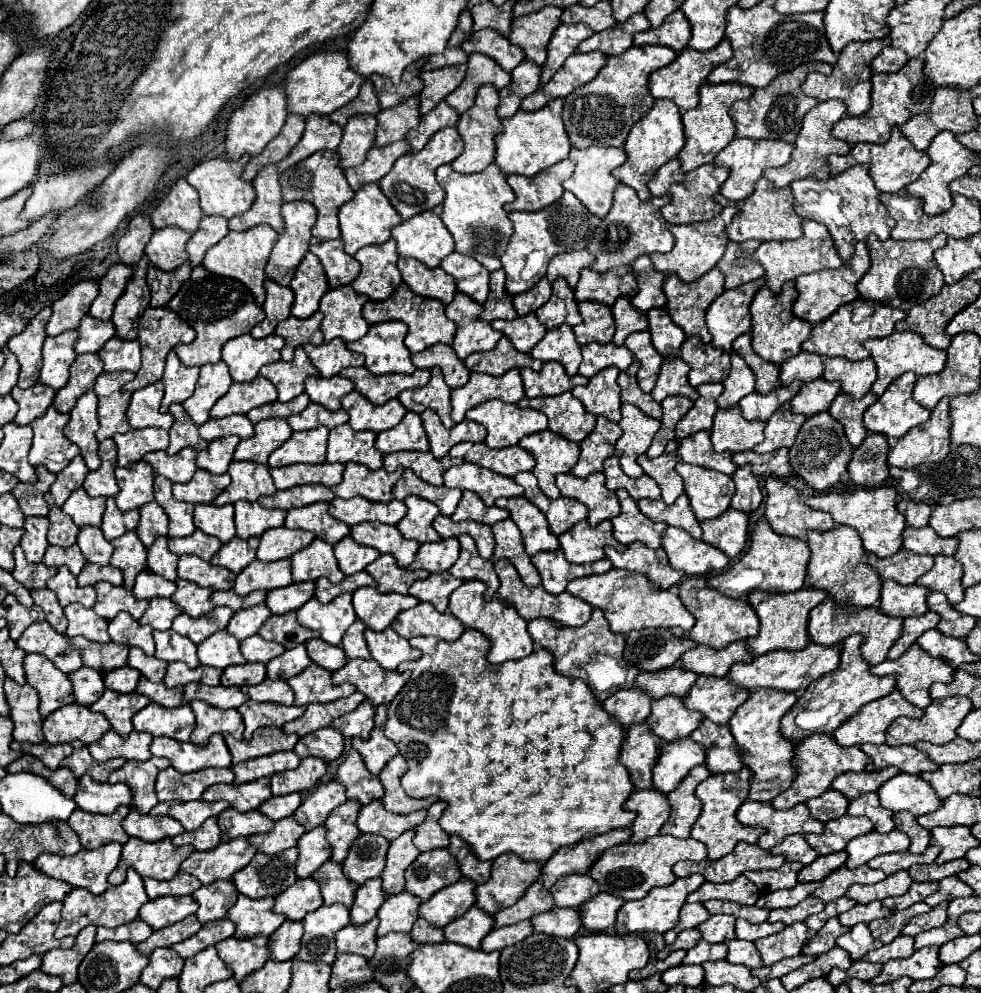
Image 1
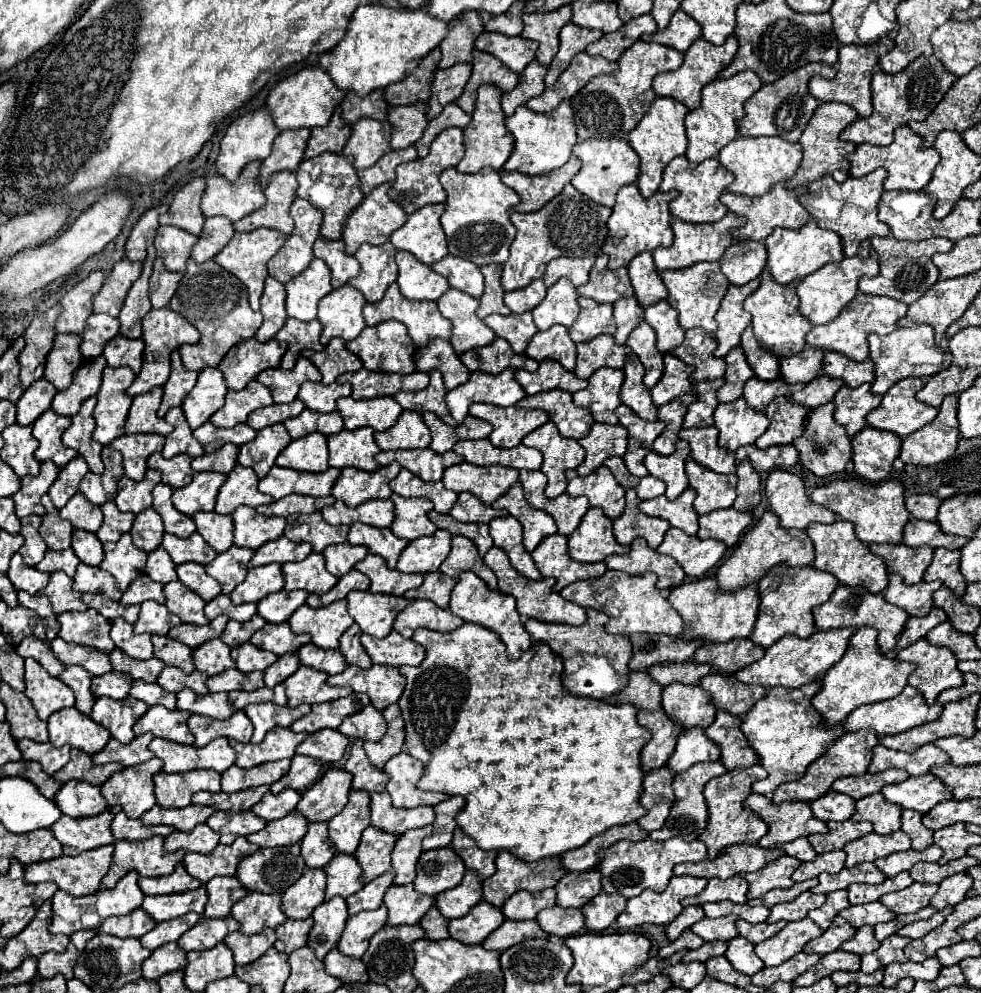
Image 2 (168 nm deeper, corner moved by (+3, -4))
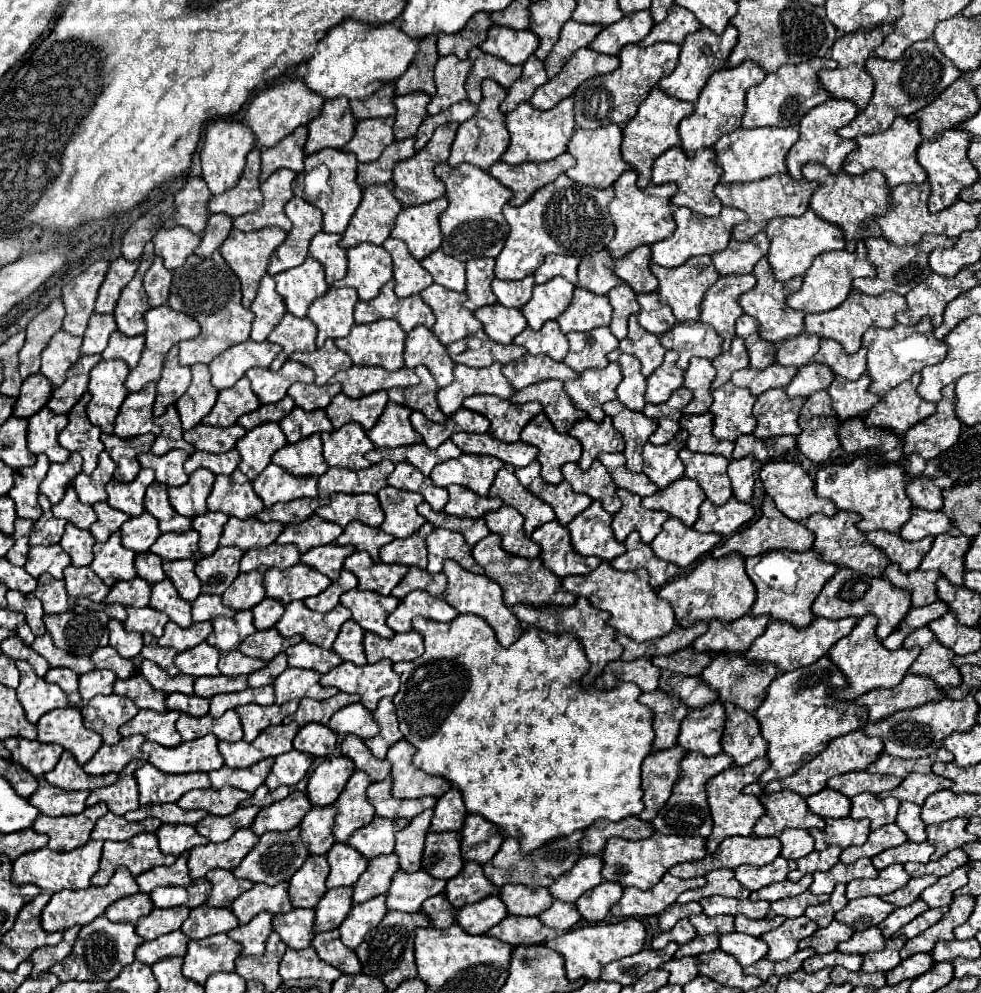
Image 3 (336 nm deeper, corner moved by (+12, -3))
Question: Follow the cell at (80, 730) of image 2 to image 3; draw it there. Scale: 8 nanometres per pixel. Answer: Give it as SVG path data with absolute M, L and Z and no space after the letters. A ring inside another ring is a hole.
M74 707L48 711L46 715L40 717L36 727L40 743L62 745L64 749L72 751L80 765L90 761L98 747L102 745L102 737L96 731L84 727L80 709Z

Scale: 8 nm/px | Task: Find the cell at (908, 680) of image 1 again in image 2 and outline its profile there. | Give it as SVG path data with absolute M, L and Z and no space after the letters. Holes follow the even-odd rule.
M925 638L903 648L897 654L897 660L917 664L915 672L909 676L909 684L923 694L927 704L935 704L939 692L963 684L963 674L957 670L955 654L949 648L927 642Z

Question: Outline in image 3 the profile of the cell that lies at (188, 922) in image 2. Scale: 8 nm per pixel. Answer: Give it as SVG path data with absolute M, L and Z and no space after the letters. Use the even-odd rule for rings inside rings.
M172 907L172 909L152 909L150 915L138 919L136 935L144 941L154 941L160 935L172 933L180 929L182 921L188 917L188 907Z

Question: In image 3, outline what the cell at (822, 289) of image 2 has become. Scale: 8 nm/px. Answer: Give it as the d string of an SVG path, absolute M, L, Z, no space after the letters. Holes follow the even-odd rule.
M864 241L856 243L856 251L830 251L830 253L820 253L812 267L806 271L802 287L788 297L788 305L792 309L804 311L804 313L826 313L836 309L850 293L852 289L852 279L856 277L874 277L876 267L868 261L866 257L866 247Z

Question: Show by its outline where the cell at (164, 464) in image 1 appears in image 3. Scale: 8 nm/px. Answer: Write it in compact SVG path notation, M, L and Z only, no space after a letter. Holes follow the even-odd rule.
M170 451L162 457L156 457L154 453L142 453L138 457L142 467L150 467L156 473L156 481L168 487L180 487L188 481L188 475L184 473L182 463L188 459L184 451Z

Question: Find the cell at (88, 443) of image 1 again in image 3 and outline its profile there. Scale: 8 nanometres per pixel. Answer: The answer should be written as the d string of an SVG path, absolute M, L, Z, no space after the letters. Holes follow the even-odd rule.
M84 393L82 399L68 413L68 425L62 429L62 433L58 437L58 441L64 449L76 451L82 455L82 459L84 459L82 471L86 475L90 475L96 469L98 455L104 449L104 445L100 443L100 429L94 427L86 417L88 401L90 401L90 395Z

